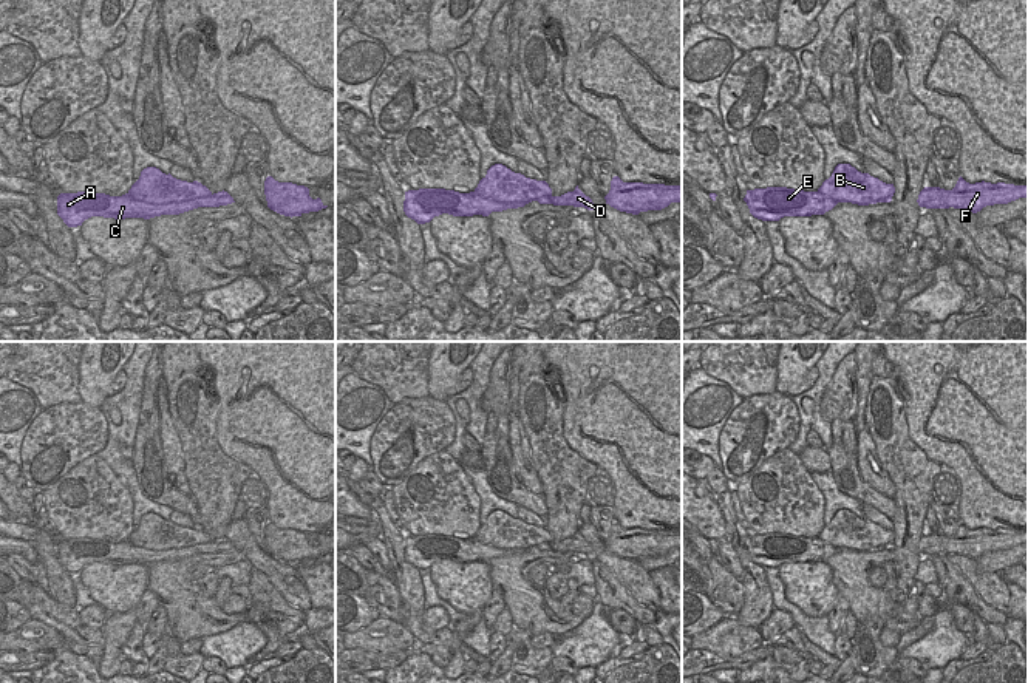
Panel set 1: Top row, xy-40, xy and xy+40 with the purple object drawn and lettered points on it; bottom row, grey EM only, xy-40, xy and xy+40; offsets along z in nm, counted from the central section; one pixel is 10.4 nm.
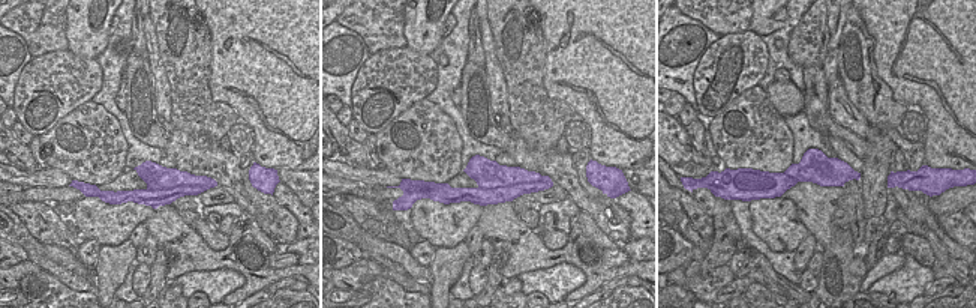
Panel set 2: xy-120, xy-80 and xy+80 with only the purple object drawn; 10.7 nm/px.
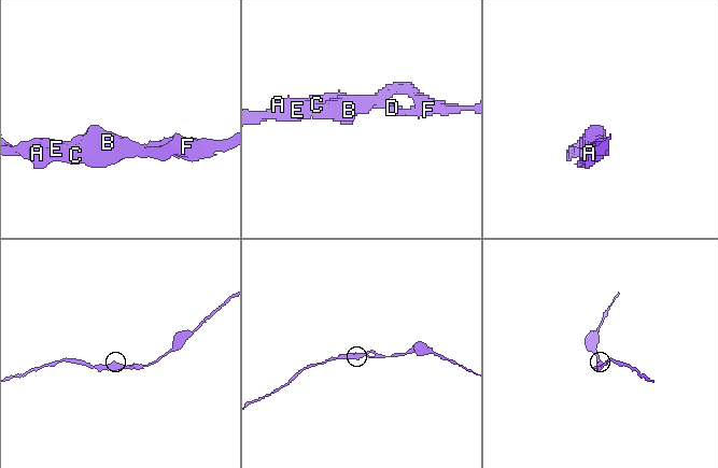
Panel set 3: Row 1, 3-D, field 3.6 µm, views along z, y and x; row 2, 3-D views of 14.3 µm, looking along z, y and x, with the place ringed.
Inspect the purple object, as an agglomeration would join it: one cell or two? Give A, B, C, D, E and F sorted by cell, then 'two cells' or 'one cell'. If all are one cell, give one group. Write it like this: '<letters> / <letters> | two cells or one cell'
A B C D E F | one cell

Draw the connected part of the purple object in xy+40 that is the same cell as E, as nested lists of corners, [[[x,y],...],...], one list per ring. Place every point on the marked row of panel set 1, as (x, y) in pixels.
[[[838,164],[816,192],[787,187],[747,190],[744,201],[750,213],[762,221],[779,221],[784,216],[824,215],[838,202],[869,206],[890,202],[894,184],[886,184],[850,164]]]

